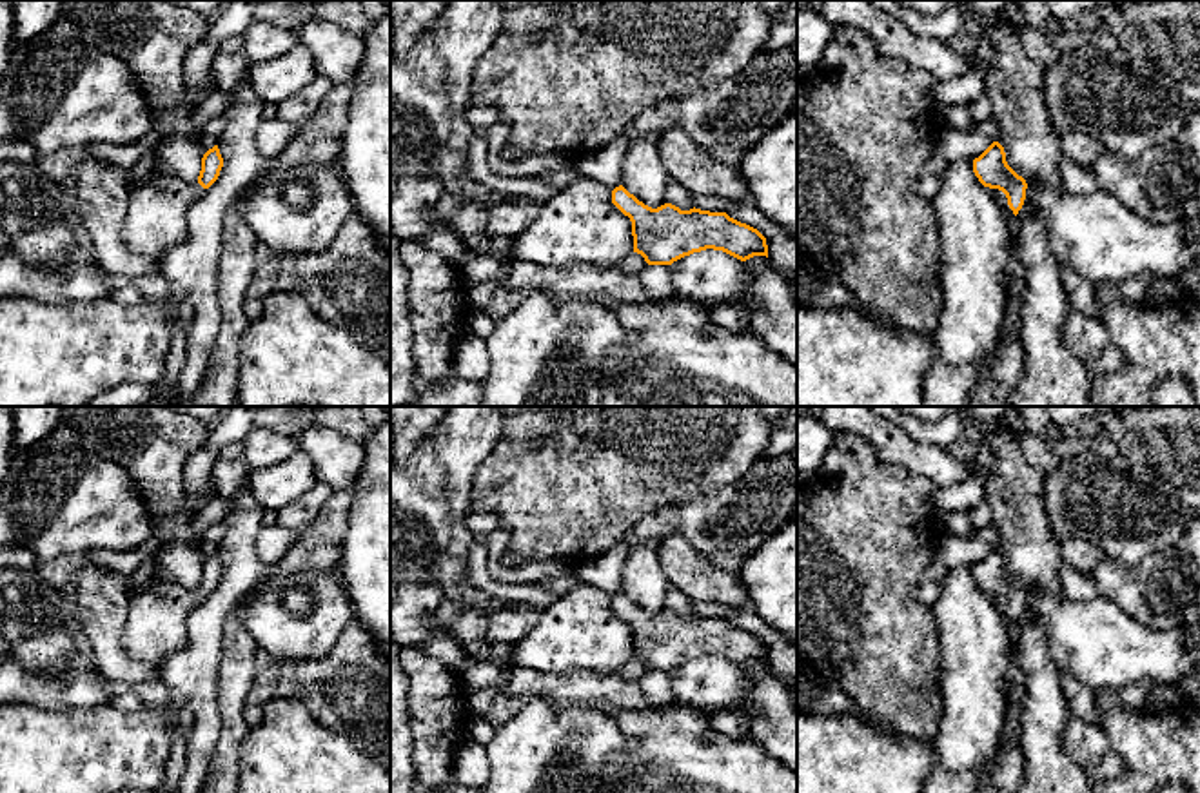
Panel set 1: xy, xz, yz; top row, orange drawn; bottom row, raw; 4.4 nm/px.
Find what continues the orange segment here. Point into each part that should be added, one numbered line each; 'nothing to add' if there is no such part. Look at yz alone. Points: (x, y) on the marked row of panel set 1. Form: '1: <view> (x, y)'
1: yz (999, 195)

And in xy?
1: xy (157, 216)

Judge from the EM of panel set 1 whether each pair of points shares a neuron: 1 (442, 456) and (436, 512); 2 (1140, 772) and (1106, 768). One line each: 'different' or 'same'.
1: same
2: different

